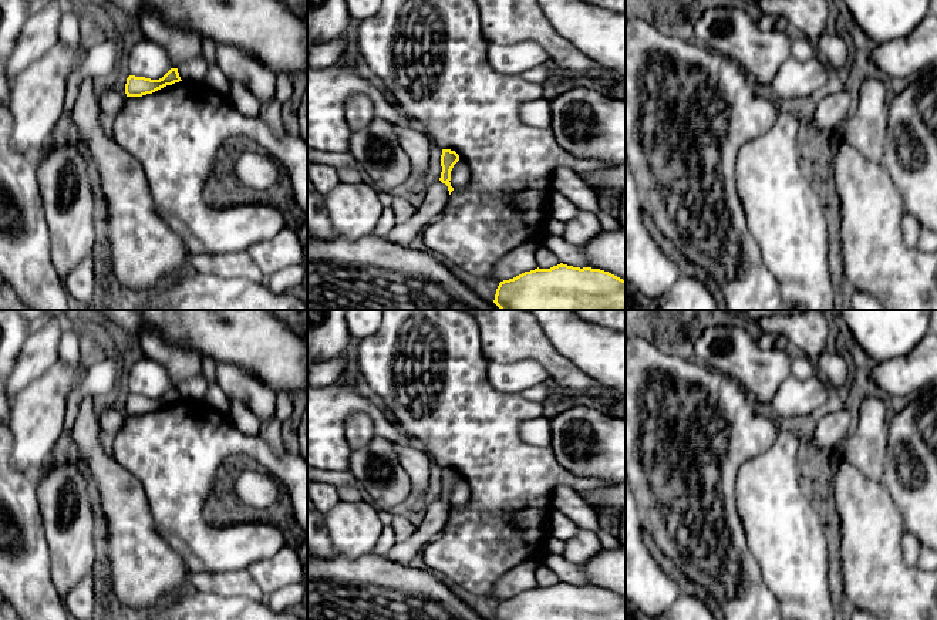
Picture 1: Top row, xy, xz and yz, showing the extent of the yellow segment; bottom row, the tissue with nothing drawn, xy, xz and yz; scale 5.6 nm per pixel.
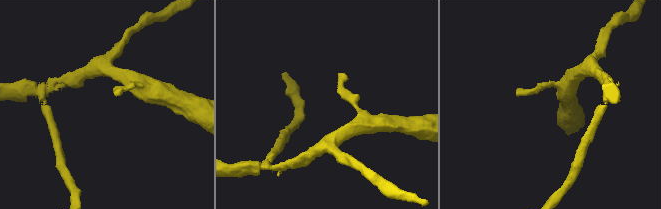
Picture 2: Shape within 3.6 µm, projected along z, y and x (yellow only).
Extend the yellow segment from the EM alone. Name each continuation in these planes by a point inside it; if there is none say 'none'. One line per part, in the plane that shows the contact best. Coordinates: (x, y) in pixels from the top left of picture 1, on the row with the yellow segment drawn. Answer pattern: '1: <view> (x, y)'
none

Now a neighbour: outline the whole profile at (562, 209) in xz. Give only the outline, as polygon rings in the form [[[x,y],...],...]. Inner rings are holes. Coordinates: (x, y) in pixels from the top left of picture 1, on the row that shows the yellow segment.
[[[552,188],[549,199],[549,218],[553,218],[560,222],[570,220],[576,218],[579,209],[566,199],[562,193]]]

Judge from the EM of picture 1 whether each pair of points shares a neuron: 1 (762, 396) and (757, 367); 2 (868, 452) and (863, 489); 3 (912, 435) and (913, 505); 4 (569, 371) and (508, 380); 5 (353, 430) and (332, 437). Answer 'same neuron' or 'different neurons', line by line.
1: same neuron
2: different neurons
3: same neuron
4: different neurons
5: different neurons

